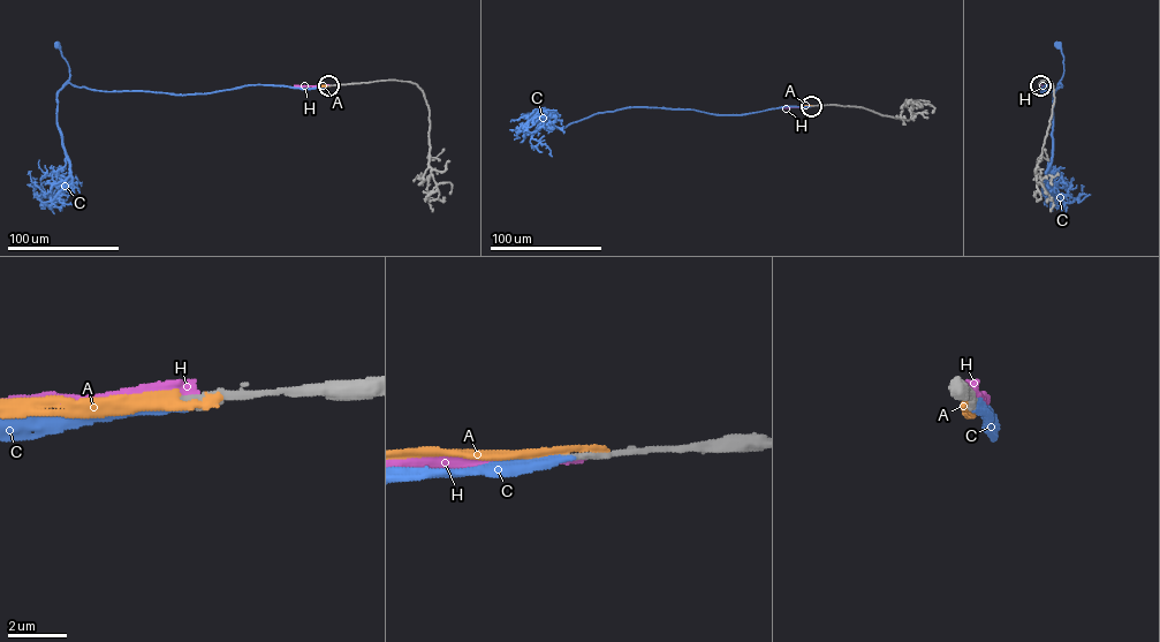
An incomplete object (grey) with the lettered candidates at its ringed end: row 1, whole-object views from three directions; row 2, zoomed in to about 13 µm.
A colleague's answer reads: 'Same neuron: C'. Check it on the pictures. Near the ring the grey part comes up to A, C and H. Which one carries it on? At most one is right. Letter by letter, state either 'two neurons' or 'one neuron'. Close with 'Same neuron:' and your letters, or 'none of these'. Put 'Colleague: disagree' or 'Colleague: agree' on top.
Colleague: agree
A: two neurons
C: one neuron
H: two neurons
Same neuron: C

